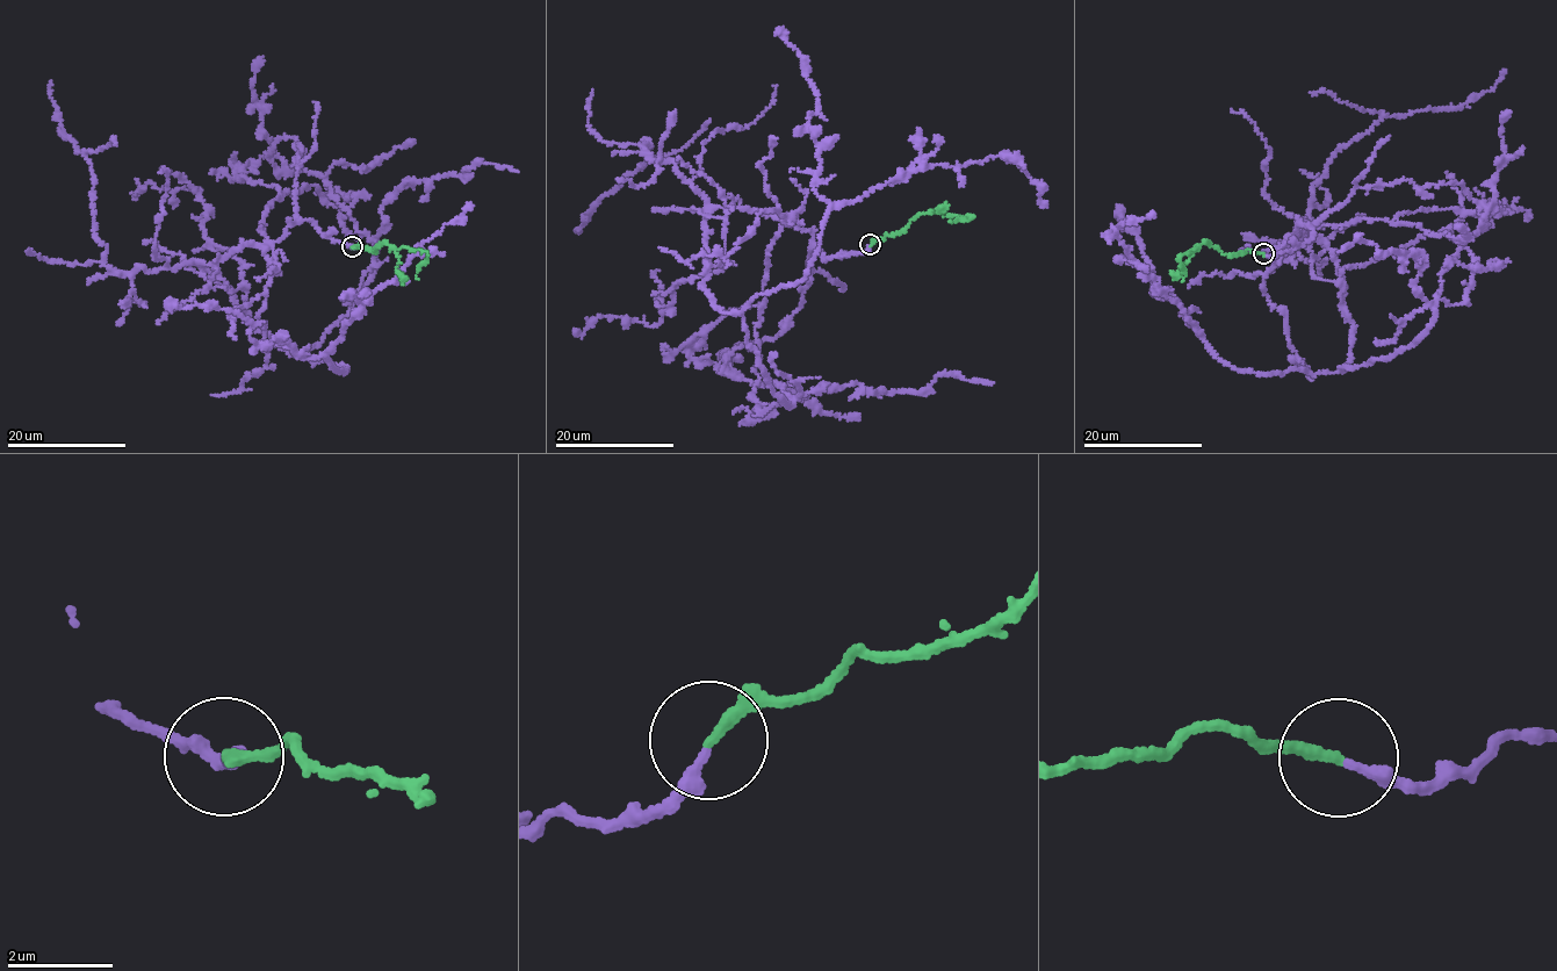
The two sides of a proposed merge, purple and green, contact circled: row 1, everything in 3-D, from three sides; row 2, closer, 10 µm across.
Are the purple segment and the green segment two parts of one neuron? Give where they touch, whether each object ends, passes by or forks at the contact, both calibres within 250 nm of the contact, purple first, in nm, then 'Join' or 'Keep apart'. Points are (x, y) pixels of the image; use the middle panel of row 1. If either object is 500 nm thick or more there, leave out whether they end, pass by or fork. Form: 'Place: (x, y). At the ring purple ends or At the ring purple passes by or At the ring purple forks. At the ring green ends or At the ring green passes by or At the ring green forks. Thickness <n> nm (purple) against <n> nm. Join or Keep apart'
Place: (870, 244). At the ring purple ends. At the ring green ends. Thickness 240 nm (purple) against 220 nm. Join

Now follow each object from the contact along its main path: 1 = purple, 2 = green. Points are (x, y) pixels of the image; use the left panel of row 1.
1: (353, 246), (297, 221), (217, 268), (246, 290), (247, 322), (340, 373), (328, 358), (343, 326), (471, 203)
2: (353, 246), (360, 245), (374, 252), (380, 244), (387, 243), (425, 251), (427, 259), (417, 270), (418, 278)

